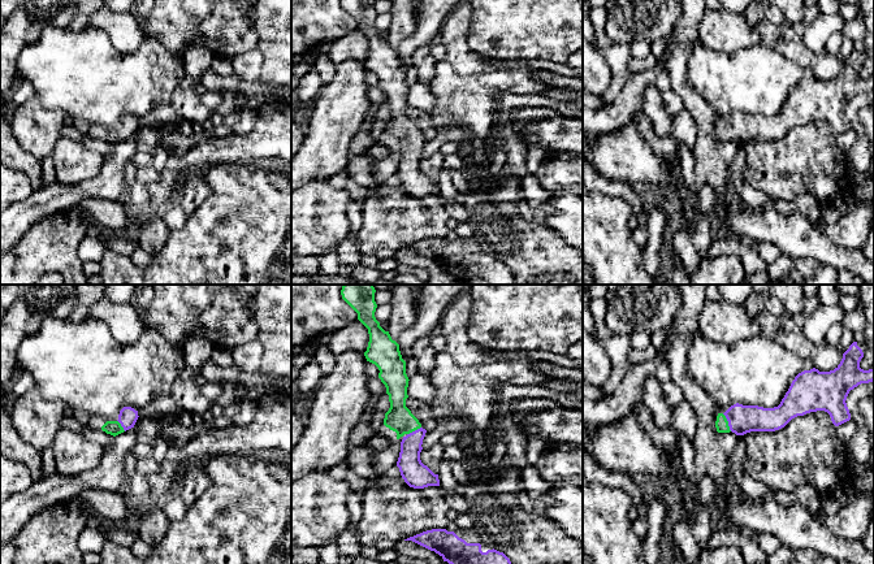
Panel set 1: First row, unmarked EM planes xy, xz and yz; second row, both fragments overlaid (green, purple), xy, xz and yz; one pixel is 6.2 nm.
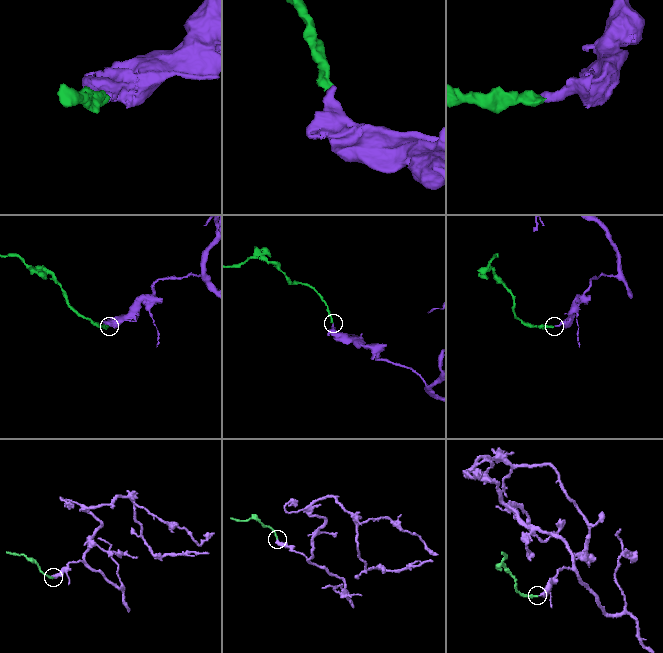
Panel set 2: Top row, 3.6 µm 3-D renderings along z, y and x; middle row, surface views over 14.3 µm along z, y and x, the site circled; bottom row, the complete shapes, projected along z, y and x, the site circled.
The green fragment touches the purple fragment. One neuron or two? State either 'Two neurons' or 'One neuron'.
One neuron

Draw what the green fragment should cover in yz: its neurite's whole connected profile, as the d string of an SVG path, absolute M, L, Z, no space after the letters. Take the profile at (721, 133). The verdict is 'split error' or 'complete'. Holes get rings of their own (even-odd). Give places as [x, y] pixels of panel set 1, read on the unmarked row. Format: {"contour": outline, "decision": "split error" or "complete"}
{"contour": "M853 51L834 79L819 81L813 77L799 82L778 116L763 117L736 112L724 122L718 122L717 140L732 140L736 144L775 140L792 127L817 120L827 121L835 135L849 130L851 122L845 112L849 100L861 92L874 90L874 78L860 77L862 66L862 58Z", "decision": "split error"}

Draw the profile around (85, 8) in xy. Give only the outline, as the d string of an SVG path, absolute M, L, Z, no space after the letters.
M77 0L77 13L68 25L69 30L78 31L83 29L91 14L104 6L105 0Z

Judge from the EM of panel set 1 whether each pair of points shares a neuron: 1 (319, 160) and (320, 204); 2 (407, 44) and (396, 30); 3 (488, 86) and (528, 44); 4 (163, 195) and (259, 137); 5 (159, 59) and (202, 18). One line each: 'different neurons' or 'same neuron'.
1: different neurons
2: different neurons
3: different neurons
4: same neuron
5: different neurons

